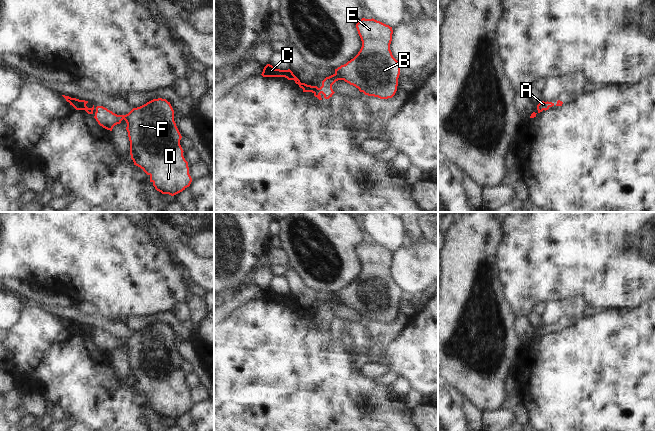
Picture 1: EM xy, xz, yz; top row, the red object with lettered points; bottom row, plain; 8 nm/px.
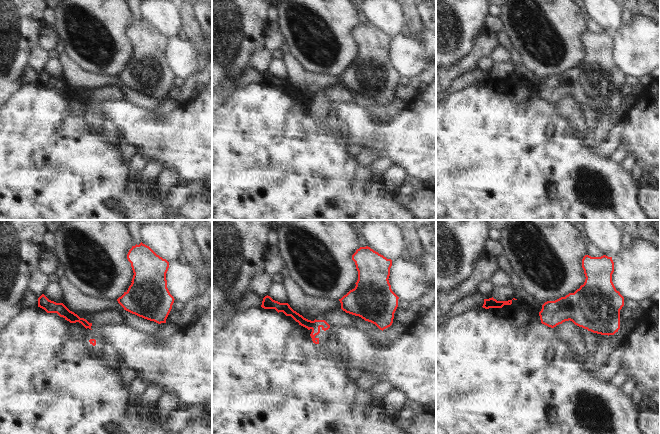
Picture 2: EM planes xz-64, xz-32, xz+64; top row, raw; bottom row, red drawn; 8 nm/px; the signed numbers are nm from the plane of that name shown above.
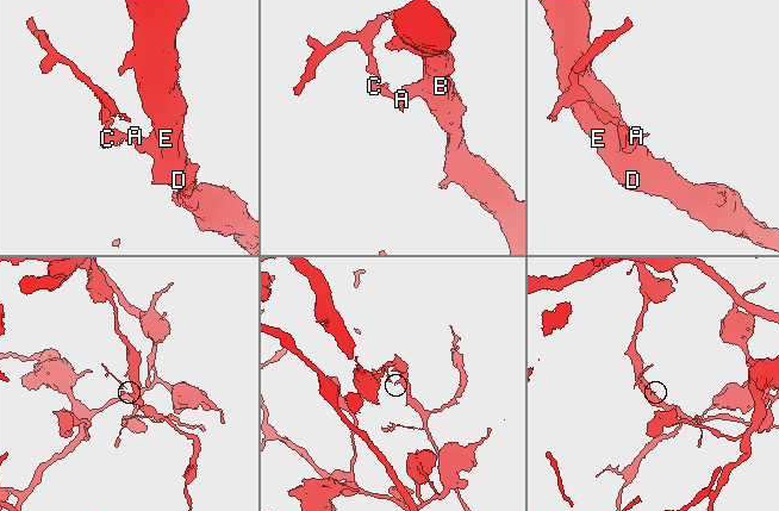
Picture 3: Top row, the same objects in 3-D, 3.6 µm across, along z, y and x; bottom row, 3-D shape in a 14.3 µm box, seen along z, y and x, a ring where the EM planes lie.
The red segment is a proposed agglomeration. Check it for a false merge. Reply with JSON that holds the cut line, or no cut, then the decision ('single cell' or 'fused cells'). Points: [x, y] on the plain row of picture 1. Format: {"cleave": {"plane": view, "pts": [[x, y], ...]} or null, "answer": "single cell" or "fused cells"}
{"cleave": {"plane": "xz", "pts": [[317, 311], [314, 317]]}, "answer": "fused cells"}

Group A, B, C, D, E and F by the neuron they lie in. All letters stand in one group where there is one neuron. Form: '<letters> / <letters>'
A B D E F / C

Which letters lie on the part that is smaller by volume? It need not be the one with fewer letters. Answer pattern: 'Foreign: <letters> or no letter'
Foreign: C

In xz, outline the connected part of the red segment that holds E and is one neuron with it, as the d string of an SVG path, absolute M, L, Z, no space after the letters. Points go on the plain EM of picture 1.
M362 242L356 248L356 252L362 265L360 275L353 283L335 293L335 297L333 299L326 301L322 305L322 310L320 312L316 312L314 320L319 324L322 324L320 319L321 317L324 319L325 323L332 321L332 319L335 317L332 313L332 309L338 304L344 304L368 320L374 320L380 323L388 323L395 319L401 289L393 281L390 274L393 258L392 251L373 242Z

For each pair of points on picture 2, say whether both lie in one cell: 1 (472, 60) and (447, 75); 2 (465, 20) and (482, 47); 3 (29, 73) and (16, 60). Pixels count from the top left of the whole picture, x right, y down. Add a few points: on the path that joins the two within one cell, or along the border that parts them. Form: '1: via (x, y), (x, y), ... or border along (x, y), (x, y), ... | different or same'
1: via (466, 65), (453, 72) | same
2: border along (482, 31), (475, 47), (463, 59) | different
3: border along (27, 65), (20, 78), (22, 85) | different

